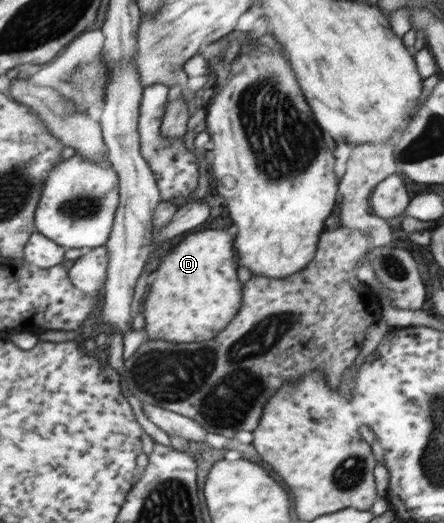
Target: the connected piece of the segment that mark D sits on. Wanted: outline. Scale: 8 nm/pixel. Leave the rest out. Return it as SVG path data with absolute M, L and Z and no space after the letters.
M205 229L192 233L160 259L158 276L148 285L149 293L143 305L145 330L149 339L174 343L202 343L214 339L238 313L242 305L242 283L238 281L234 259L233 230Z

